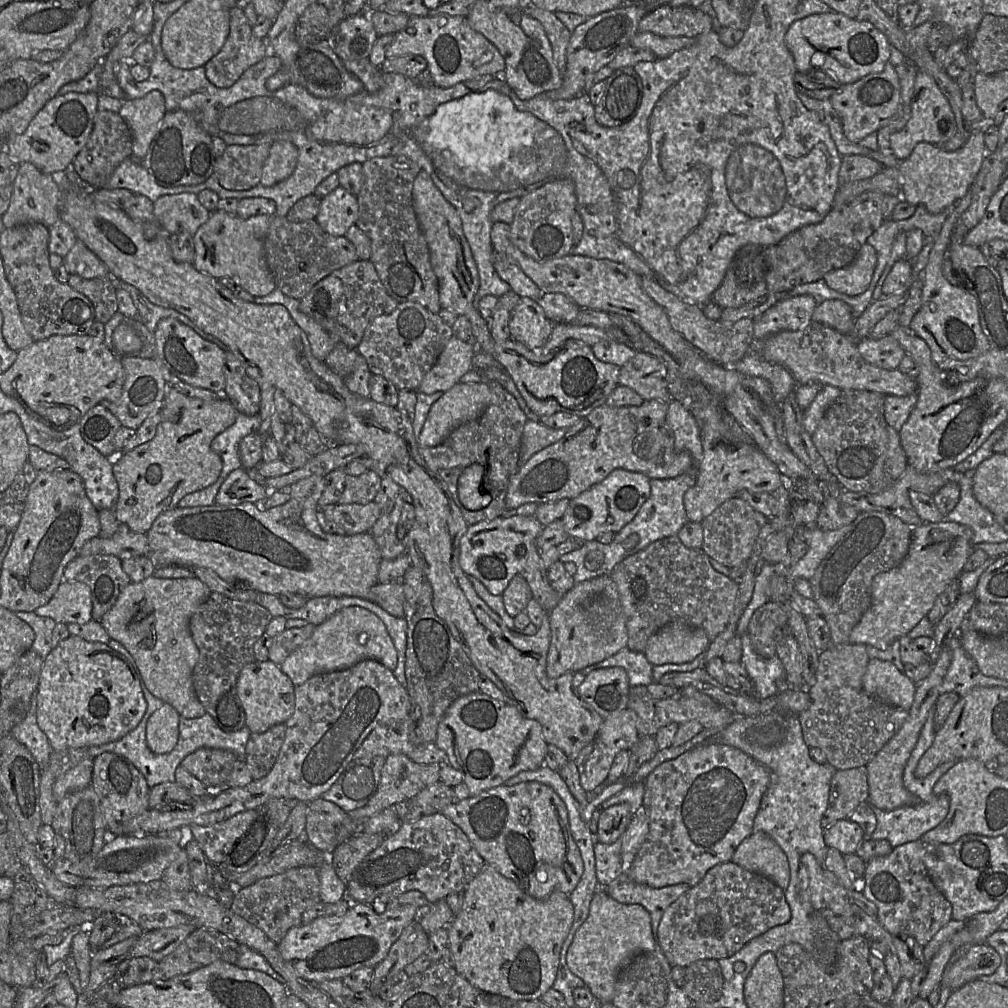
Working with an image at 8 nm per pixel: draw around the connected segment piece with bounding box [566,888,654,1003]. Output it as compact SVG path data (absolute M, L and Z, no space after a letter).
M598 888L586 920L576 931L566 954L569 969L581 978L597 1002L611 1002L619 972L637 955L654 951L651 918L640 904L623 904Z

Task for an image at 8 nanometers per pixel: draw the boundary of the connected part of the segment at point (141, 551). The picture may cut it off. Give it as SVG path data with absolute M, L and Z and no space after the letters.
M125 524L109 538L96 536L84 543L78 555L114 555L120 560L146 555L148 539L144 533L135 533Z

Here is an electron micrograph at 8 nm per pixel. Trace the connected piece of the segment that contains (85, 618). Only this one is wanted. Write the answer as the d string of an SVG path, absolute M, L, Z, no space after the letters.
M64 581L45 605L34 612L41 617L52 618L55 623L83 625L92 619L91 592L80 581Z

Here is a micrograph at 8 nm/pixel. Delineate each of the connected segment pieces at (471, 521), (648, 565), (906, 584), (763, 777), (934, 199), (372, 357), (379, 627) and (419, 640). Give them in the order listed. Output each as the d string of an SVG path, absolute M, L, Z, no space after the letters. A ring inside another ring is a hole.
M497 382L486 383L491 391L491 401L480 417L456 427L441 444L418 449L428 468L447 486L454 503L469 526L494 520L506 511L505 498L509 480L520 467L521 438L523 428L529 420L515 398L504 387ZM475 463L485 469L483 484L488 479L493 486L490 490L492 500L487 507L470 511L461 504L457 485L463 470Z
M677 536L657 540L630 555L614 567L610 576L617 586L620 605L625 616L627 648L640 653L645 651L647 641L653 634L674 621L682 621L693 628L704 630L712 641L725 630L734 613L739 591L738 582L717 572L701 548L687 548Z
M951 521L922 523L912 528L909 550L904 560L895 568L876 575L872 582L871 605L858 624L852 629L849 641L853 644L871 645L886 650L895 640L900 639L927 617L937 597L949 583L958 579L972 553L973 530L966 525Z
M709 741L697 745L657 766L645 779L642 807L649 819L648 833L630 868L625 871L635 882L652 888L679 883L698 884L713 866L731 861L738 845L753 833L754 818L770 782L770 773L743 751Z
M982 128L972 129L962 148L955 152L946 152L928 142L918 143L910 156L898 166L902 200L915 206L924 206L932 214L943 212L969 191L986 154Z
M404 302L390 314L372 320L357 351L365 358L373 375L383 376L398 390L417 391L424 375L434 366L452 336L452 328L438 314L416 302Z
M350 606L340 609L315 626L311 637L279 667L296 687L316 674L345 670L366 659L377 660L389 670L394 670L397 666L397 651L385 624L377 615L362 607Z
M411 565L401 584L407 622L405 676L410 699L411 740L415 744L426 744L435 742L438 724L450 705L461 696L479 691L481 674L447 624L436 615L432 605L433 590L424 572Z

